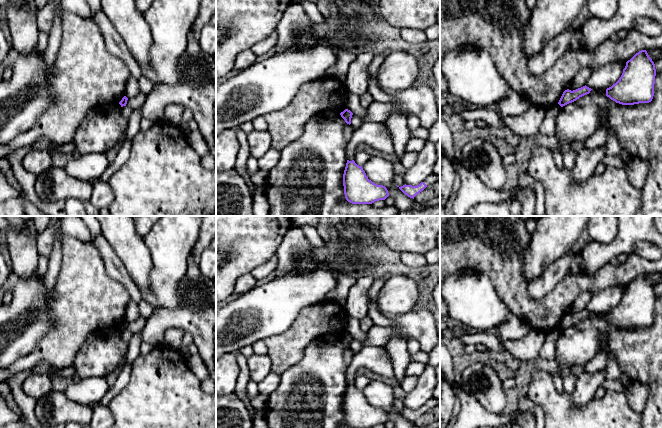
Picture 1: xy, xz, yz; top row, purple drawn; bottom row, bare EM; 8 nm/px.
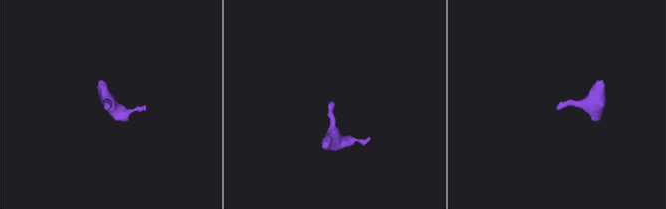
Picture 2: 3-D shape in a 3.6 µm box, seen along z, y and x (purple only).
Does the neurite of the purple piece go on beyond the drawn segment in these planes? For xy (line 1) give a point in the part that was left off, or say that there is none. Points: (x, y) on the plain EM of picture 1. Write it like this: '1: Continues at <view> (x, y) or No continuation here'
1: No continuation here

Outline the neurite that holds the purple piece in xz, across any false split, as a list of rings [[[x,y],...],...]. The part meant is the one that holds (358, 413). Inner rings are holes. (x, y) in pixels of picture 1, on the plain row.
[[[347,384],[343,410],[345,422],[352,428],[372,428],[389,420],[387,412],[369,404],[362,390],[357,389],[354,384]]]

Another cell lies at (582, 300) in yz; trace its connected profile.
[[[585,291],[585,292],[581,293],[577,297],[576,301],[573,303],[569,314],[573,315],[573,314],[576,314],[578,312],[585,310],[588,302],[590,301],[593,294],[594,293],[592,291]]]

